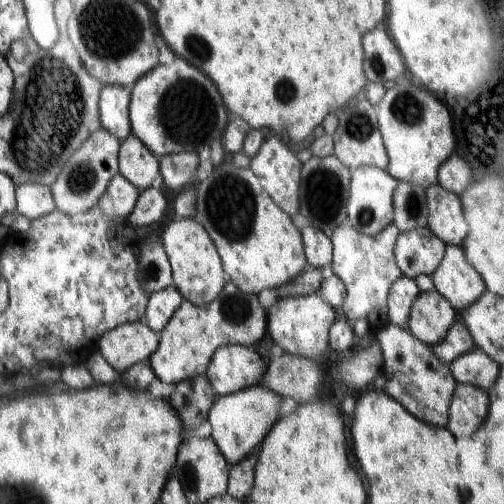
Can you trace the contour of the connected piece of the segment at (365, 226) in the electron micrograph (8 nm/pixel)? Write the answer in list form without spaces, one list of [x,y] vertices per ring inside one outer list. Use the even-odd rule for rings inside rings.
[[[360,165],[352,171],[346,213],[355,230],[360,234],[376,236],[393,221],[393,196],[398,182],[387,170],[376,166]]]

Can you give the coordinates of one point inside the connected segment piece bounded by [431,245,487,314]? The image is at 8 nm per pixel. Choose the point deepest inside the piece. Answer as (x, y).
(455, 279)

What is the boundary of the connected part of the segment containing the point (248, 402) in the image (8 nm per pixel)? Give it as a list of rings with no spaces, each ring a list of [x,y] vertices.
[[[262,384],[244,388],[239,392],[218,397],[210,408],[207,420],[212,425],[211,440],[229,467],[251,456],[280,419],[282,398],[267,390]]]

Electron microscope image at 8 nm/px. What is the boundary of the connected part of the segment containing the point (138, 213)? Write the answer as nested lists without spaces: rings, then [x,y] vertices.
[[[150,186],[140,194],[135,211],[128,217],[128,222],[138,227],[161,223],[167,206],[166,196],[158,188]]]

